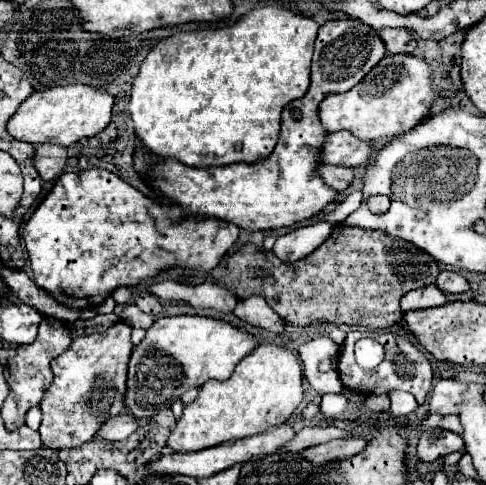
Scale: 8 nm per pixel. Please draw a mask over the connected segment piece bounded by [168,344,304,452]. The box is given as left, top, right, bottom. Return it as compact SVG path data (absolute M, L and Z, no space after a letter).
M260 344L236 366L228 380L208 380L200 388L198 398L184 408L182 418L170 432L168 446L174 452L192 452L260 434L286 422L302 398L302 364L296 354L286 346Z

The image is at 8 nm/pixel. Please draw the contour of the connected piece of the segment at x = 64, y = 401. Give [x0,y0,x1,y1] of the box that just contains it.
[40,320,132,448]

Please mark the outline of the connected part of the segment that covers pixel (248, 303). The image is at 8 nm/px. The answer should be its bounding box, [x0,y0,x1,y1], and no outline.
[234,294,286,334]

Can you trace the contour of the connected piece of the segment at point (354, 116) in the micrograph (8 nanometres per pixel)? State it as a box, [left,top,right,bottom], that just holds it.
[320,54,436,142]

